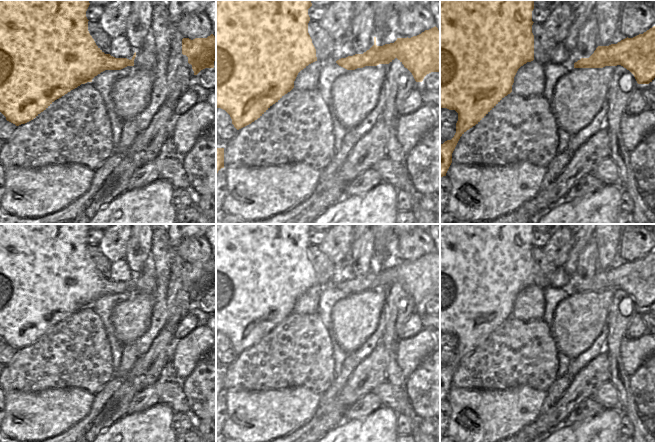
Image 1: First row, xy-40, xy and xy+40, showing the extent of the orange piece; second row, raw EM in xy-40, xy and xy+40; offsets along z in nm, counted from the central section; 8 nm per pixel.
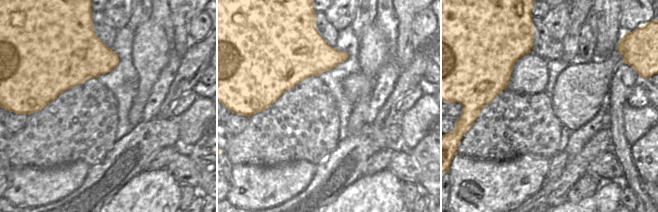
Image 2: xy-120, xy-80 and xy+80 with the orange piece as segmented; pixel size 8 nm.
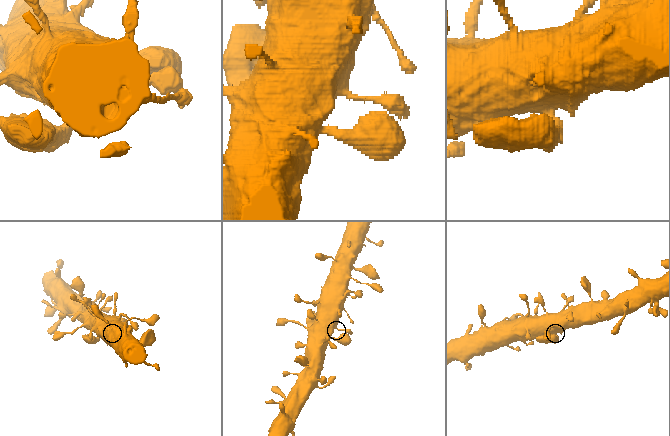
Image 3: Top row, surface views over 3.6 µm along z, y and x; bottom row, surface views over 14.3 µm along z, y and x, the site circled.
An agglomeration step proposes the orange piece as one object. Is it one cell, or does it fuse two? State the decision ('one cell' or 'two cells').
one cell

